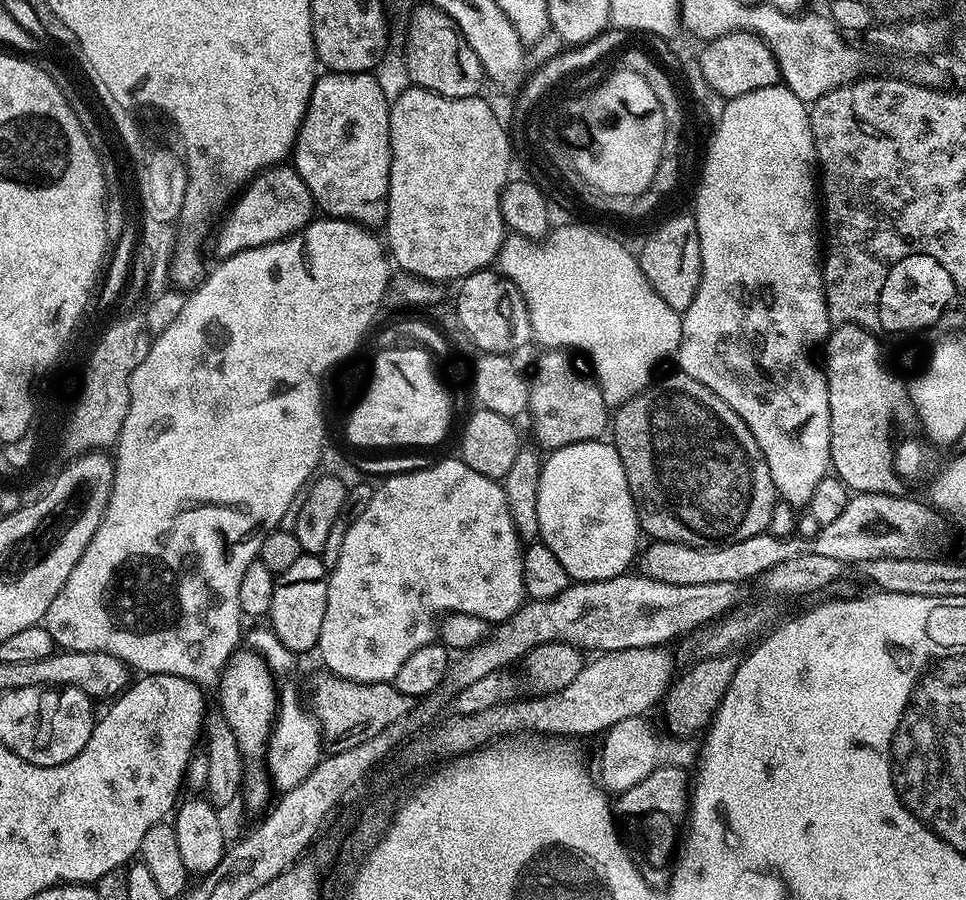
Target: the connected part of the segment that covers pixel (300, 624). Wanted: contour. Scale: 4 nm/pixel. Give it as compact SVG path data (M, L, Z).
M301 554L298 562L293 562L290 570L279 573L276 576L274 586L274 602L270 602L270 610L267 619L270 622L270 629L275 633L282 644L295 654L313 651L318 642L318 634L322 634L322 618L326 614L326 590L328 589L329 569L325 568L319 556Z

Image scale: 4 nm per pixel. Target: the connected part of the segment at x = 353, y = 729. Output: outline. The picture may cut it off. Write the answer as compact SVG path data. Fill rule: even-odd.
M323 674L312 684L310 711L320 724L323 739L333 753L349 750L352 746L366 742L381 734L388 726L410 714L414 705L413 697L402 694L395 683L363 684L344 677Z

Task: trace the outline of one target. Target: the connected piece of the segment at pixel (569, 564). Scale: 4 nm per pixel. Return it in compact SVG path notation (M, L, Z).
M583 440L547 453L538 482L538 526L539 539L554 550L569 581L612 579L633 567L642 541L640 518L615 444Z

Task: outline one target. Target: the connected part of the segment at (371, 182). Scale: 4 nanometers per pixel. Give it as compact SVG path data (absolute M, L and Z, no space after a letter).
M329 72L317 75L316 85L310 94L308 109L304 115L304 121L300 123L300 129L296 135L296 145L290 153L291 167L306 182L306 186L312 195L312 203L320 208L325 217L338 220L352 220L355 224L362 224L369 230L376 230L384 223L388 216L388 183L390 182L390 166L392 165L392 147L390 146L390 96L384 93L384 88L375 80L372 72Z

